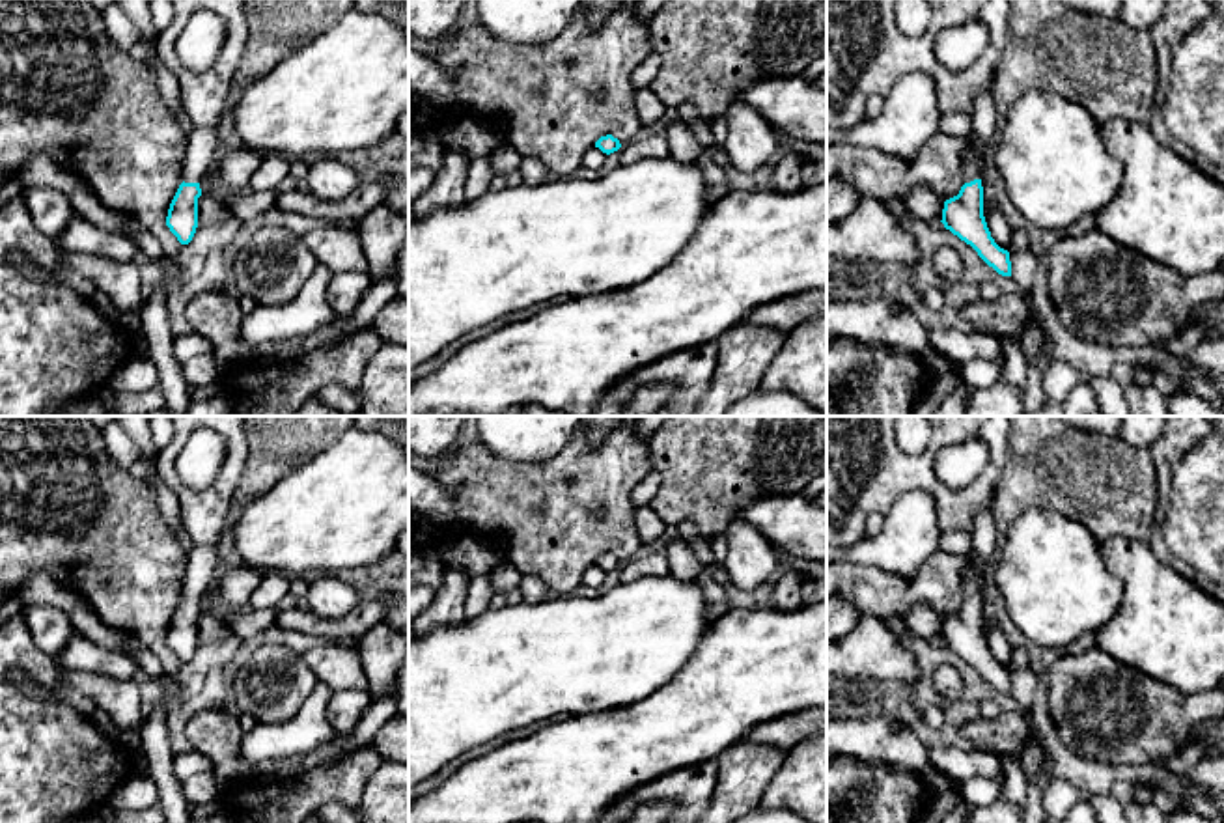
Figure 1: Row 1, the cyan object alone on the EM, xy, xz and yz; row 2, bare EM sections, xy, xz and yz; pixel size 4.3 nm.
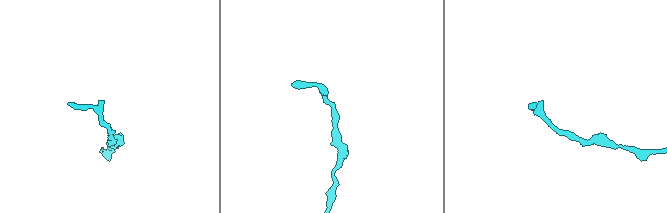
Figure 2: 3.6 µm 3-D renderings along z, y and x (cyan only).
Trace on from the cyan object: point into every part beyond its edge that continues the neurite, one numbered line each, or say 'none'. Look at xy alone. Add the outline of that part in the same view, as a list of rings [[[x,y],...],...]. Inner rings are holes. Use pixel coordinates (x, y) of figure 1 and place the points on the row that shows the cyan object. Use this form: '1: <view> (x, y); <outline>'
1: xy (200, 157); [[[215,127],[194,129],[188,136],[183,162],[183,181],[200,183],[216,164],[218,134]]]

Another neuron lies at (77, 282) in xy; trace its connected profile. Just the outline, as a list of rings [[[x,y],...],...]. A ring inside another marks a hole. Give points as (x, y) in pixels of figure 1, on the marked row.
[[[62,269],[56,274],[62,282],[65,282],[73,291],[82,295],[84,299],[90,299],[97,291],[97,286],[90,278],[78,274],[73,269]]]

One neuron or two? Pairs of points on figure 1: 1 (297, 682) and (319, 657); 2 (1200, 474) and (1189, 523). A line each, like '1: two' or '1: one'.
1: two
2: one

